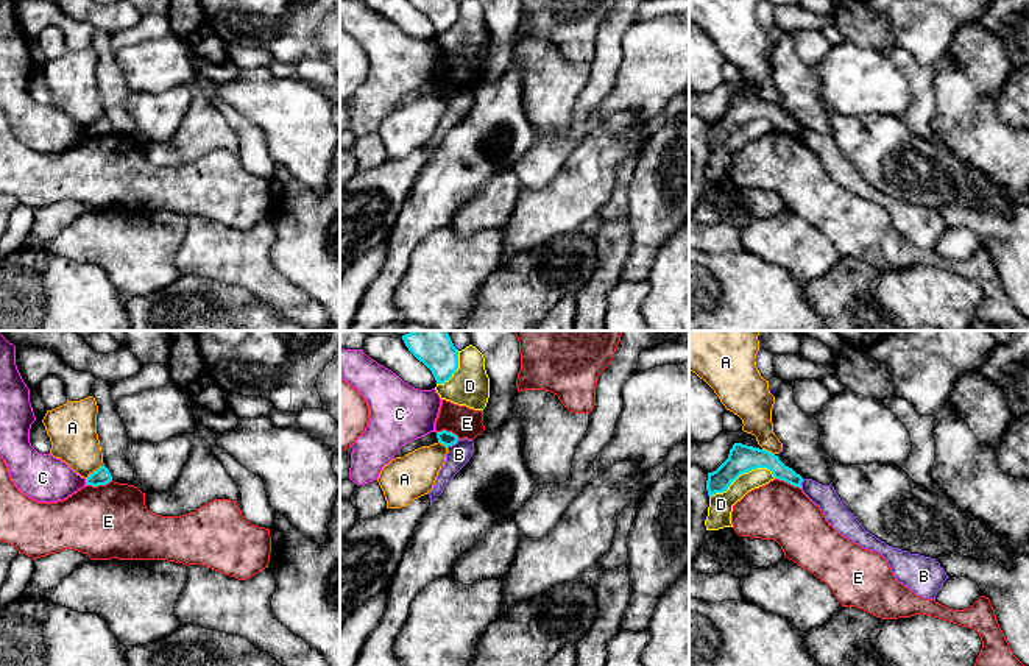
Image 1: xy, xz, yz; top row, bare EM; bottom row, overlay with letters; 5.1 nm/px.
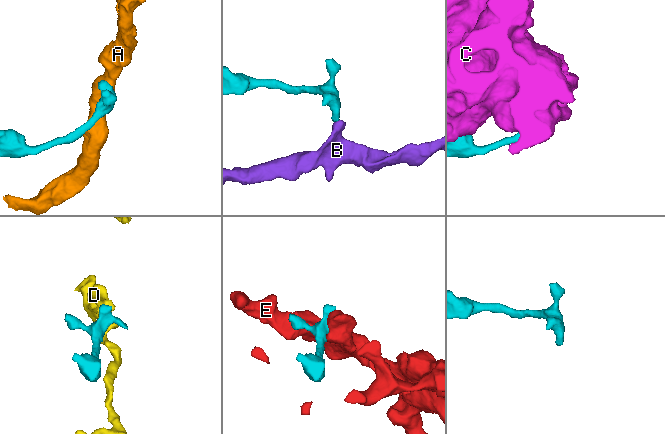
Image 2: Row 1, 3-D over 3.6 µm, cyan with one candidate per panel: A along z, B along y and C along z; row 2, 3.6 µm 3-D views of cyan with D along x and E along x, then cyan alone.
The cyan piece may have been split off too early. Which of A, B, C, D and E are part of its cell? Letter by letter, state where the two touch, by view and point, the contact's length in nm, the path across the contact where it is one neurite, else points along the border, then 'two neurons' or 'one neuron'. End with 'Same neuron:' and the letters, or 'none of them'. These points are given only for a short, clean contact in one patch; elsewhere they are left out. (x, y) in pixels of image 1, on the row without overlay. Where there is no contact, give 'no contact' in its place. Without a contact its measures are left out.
A: meets cyan in xy at (94, 122); contact 130 nm long; border along xy (103, 114), (86, 130); two neurons
B: meets cyan in xz at (452, 94); contact 80 nm long; border along xz (459, 91), (446, 97); two neurons
C: meets cyan in xy at (86, 133); contact 30 nm long; two neurons
D: meets cyan in yz at (742, 123); contact 360 nm long; border along yz (775, 128), (766, 119), (752, 119), (710, 148); two neurons
E: meets cyan in xy at (99, 134); contact 140 nm long; two neurons
Same neuron: none of them

